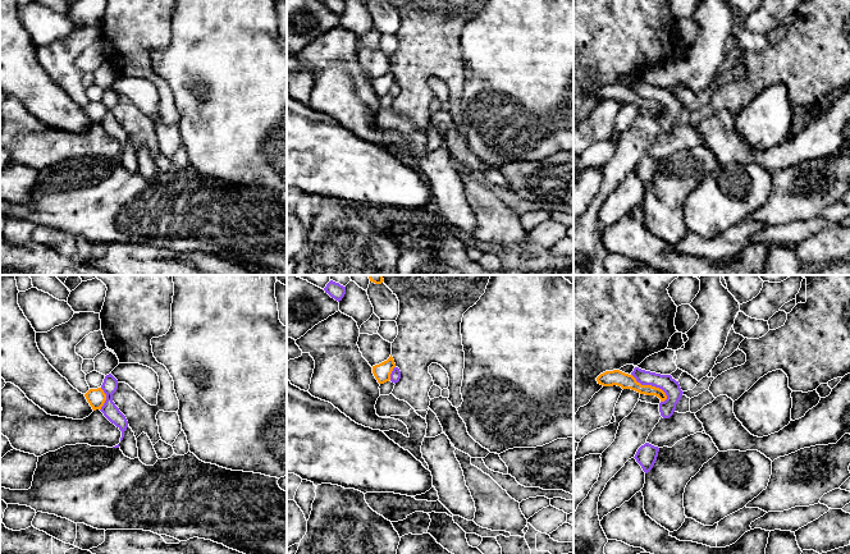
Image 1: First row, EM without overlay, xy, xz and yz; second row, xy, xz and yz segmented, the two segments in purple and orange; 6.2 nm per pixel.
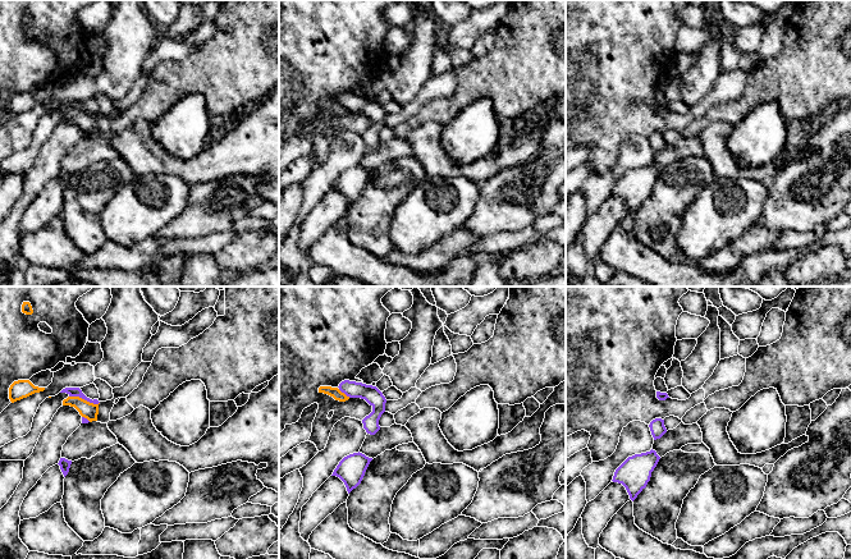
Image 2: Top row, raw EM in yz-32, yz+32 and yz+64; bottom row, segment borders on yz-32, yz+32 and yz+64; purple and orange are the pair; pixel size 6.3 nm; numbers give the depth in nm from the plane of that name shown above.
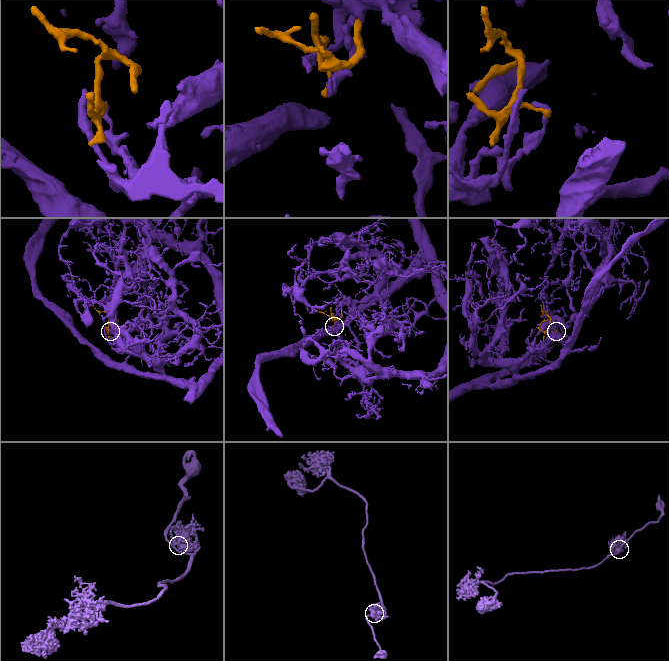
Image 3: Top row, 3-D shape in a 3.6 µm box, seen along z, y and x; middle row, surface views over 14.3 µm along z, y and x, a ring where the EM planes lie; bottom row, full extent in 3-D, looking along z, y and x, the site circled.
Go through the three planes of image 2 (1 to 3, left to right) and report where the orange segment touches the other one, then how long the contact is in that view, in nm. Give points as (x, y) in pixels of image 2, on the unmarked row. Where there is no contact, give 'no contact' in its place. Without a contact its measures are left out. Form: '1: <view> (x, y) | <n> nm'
1: yz-32 (85, 113) | 200 nm
2: yz+32 (344, 106) | 90 nm
3: no contact

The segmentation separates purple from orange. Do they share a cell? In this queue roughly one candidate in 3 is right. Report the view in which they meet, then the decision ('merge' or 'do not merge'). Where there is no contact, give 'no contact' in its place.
yz | do not merge

